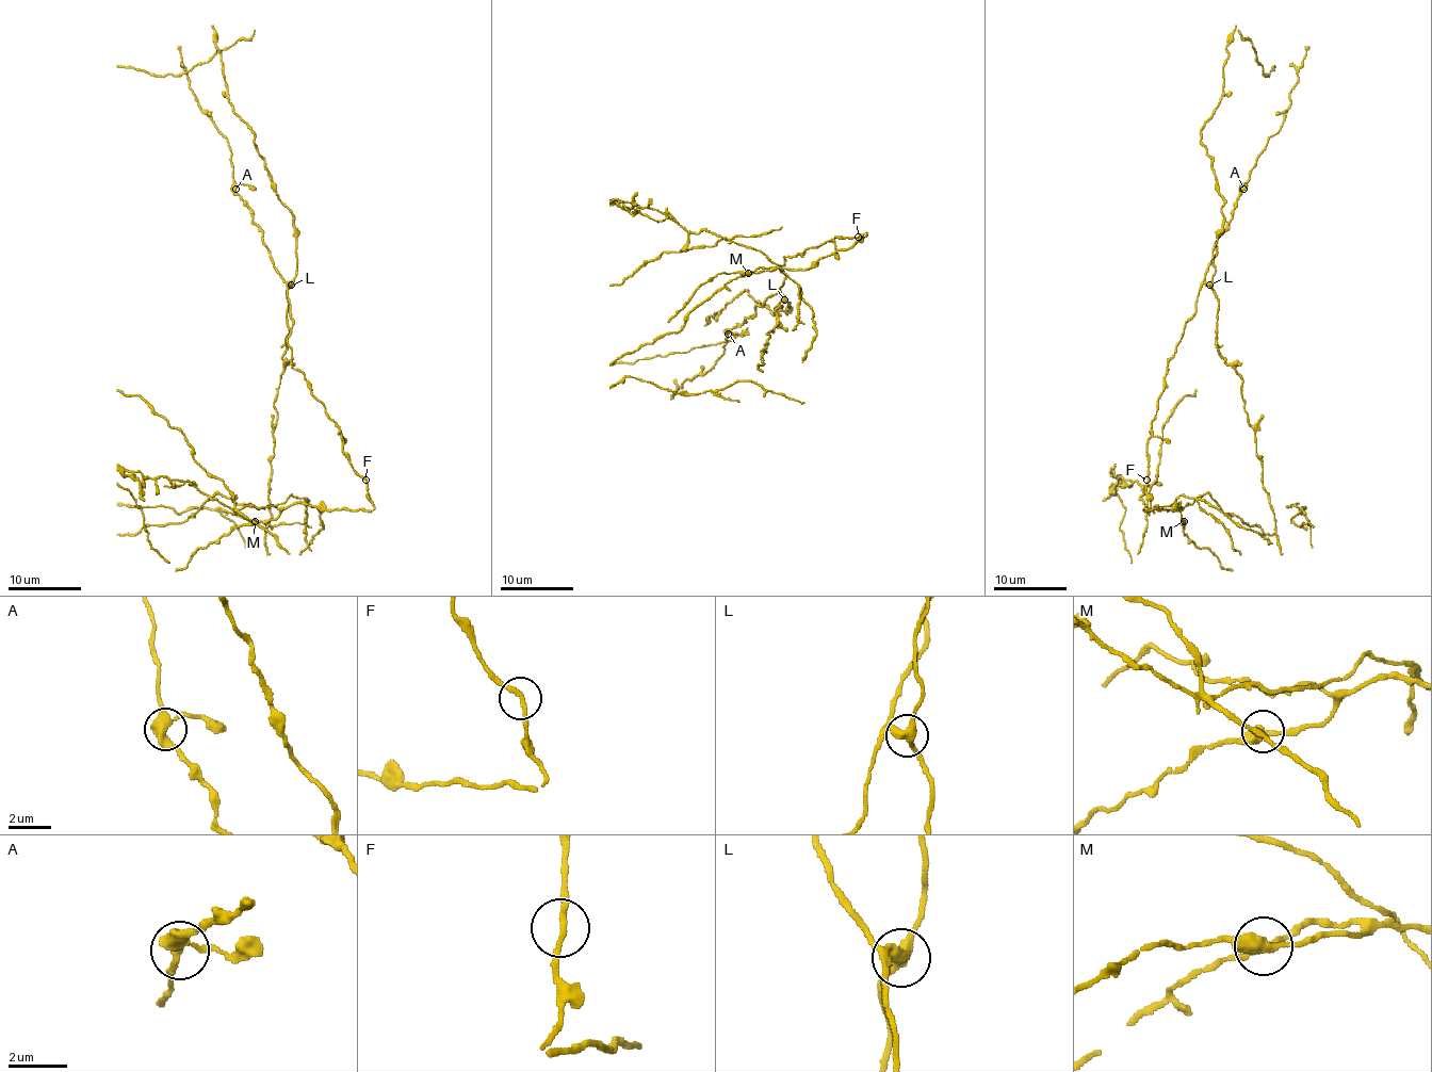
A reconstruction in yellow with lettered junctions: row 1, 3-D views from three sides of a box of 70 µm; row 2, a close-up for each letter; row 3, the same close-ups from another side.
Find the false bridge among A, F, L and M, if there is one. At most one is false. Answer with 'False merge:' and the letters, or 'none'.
False merge: L

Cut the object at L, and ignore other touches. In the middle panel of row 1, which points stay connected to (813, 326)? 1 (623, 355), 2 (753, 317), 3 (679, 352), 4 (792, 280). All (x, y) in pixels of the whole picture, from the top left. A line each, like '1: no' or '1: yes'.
1: no
2: no
3: yes
4: yes

